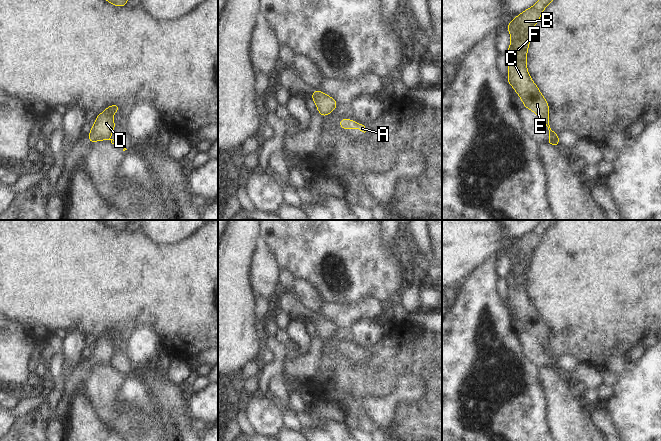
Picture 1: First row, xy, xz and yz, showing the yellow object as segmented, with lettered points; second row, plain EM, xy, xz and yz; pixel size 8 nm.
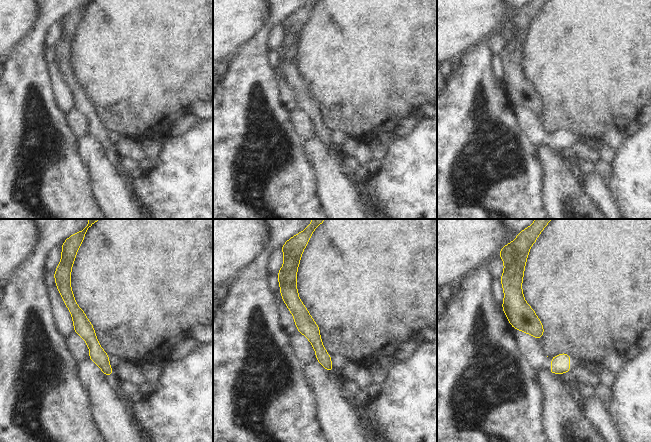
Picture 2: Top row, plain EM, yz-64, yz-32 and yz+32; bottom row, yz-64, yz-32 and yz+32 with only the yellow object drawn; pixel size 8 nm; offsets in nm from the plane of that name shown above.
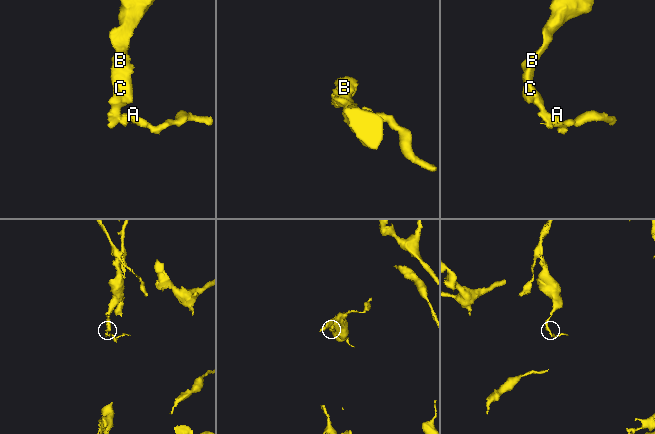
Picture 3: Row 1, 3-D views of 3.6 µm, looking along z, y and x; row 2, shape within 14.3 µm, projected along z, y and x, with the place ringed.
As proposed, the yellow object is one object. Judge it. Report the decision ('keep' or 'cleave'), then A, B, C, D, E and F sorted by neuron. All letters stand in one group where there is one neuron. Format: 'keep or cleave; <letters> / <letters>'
cleave; A / B C D E F

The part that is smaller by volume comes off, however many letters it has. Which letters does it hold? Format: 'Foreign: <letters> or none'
Foreign: A

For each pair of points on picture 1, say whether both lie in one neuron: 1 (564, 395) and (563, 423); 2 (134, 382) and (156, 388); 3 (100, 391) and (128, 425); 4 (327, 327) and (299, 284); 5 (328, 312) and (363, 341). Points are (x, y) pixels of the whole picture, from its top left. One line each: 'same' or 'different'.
1: same
2: different
3: same
4: different
5: different

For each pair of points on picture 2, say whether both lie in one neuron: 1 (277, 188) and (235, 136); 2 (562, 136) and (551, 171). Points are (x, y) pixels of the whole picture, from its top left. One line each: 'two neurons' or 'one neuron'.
1: one neuron
2: two neurons

